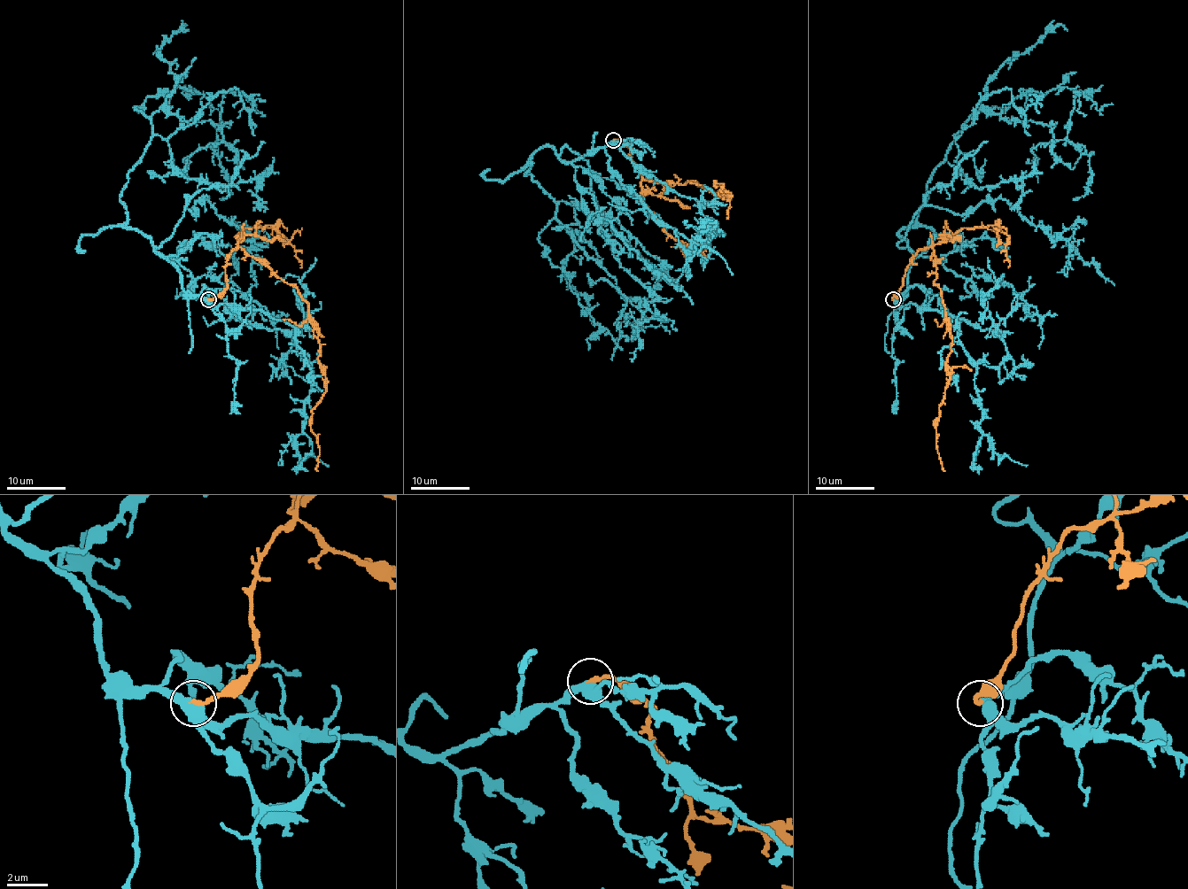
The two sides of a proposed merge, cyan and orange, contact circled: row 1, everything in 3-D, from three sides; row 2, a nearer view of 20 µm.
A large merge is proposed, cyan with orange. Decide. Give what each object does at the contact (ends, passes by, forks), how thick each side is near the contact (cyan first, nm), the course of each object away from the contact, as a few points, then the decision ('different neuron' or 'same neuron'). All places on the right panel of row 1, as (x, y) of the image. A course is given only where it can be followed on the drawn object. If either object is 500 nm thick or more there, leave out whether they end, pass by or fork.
cyan passes by | orange ends | 420/200 nm | cyan via (893, 300), (914, 262), (901, 231), (970, 116), (990, 109), (1046, 123), (1058, 140), (1075, 92), (1086, 114) | orange via (893, 300), (910, 260), (932, 247), (933, 282), (952, 340), (936, 427), (944, 471) | same neuron

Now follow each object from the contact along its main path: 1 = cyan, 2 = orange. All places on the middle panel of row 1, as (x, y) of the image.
1: (613, 141), (573, 161), (539, 148), (524, 174), (615, 279), (625, 321), (662, 325), (669, 334)
2: (613, 141), (631, 150), (644, 179), (690, 181), (730, 197), (715, 183), (722, 192)

